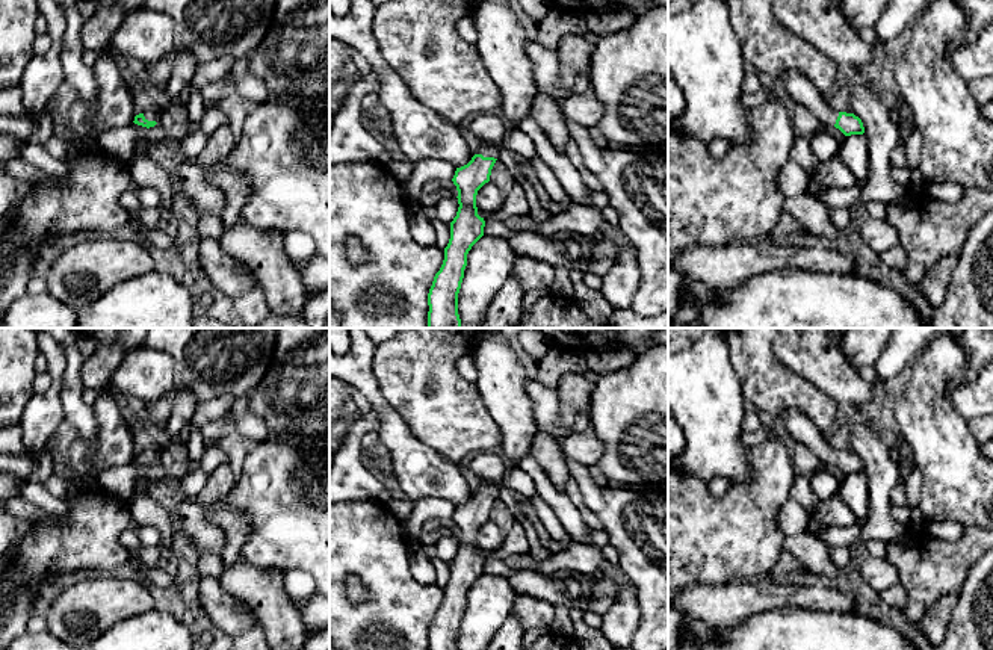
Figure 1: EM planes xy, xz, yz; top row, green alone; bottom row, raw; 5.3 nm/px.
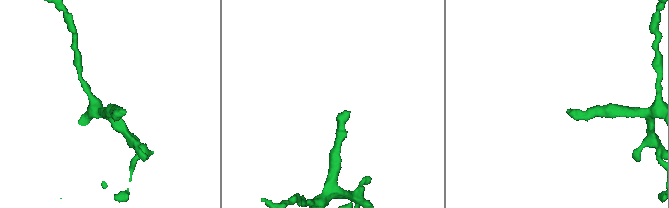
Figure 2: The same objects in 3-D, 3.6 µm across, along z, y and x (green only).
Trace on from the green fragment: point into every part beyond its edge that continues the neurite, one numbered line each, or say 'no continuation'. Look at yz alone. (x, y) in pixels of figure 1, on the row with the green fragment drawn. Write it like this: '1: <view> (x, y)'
1: yz (798, 86)

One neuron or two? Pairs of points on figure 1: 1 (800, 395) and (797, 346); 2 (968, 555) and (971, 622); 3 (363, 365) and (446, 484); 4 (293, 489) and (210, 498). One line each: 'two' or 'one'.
1: two
2: two
3: one
4: two

